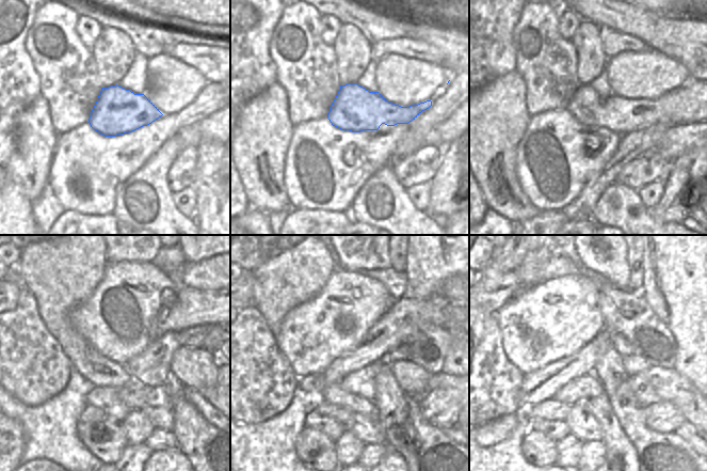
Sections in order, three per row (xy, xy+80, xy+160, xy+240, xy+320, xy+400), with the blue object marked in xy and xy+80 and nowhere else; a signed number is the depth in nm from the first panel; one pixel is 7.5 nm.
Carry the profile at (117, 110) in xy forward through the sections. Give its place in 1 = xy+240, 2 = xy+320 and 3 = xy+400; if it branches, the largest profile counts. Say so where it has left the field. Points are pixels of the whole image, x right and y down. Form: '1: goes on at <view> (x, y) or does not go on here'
1: goes on at xy+240 (204, 346)
2: goes on at xy+320 (428, 345)
3: goes on at xy+400 (626, 313)

